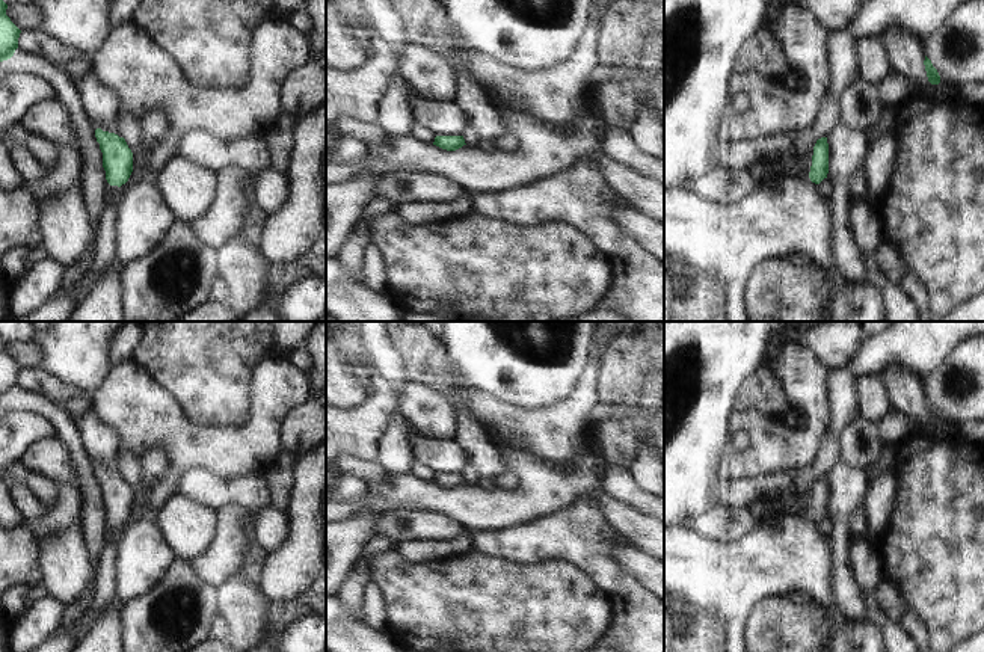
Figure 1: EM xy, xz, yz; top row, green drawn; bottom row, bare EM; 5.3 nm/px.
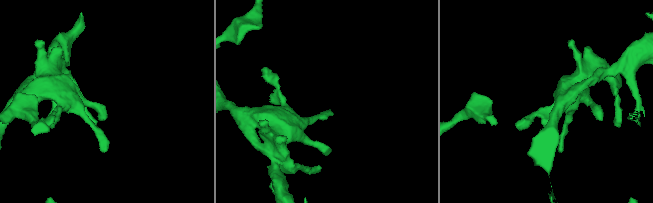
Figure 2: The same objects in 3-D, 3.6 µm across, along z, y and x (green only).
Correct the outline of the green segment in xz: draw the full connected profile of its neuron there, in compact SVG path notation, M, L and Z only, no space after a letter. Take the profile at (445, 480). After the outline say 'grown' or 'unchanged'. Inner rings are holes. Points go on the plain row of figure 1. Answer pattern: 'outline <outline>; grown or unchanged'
outline M436 474L433 483L447 489L456 489L466 481L463 474Z; unchanged

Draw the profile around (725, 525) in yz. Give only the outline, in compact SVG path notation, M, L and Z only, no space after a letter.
M746 507L702 510L682 519L679 525L718 543L733 543L753 530L753 521Z

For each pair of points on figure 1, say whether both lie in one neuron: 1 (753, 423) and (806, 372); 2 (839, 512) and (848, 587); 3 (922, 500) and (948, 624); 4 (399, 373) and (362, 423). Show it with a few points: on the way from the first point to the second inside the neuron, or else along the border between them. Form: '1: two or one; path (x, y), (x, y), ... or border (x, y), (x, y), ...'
1: one; path (782, 433), (800, 433), (809, 429), (808, 400)
2: one; path (839, 530), (839, 569)
3: one; path (948, 530), (948, 593)
4: two; border (370, 353), (373, 369), (400, 396)

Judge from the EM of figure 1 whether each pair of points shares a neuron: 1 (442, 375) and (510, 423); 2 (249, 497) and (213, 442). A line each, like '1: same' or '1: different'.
1: same
2: different

